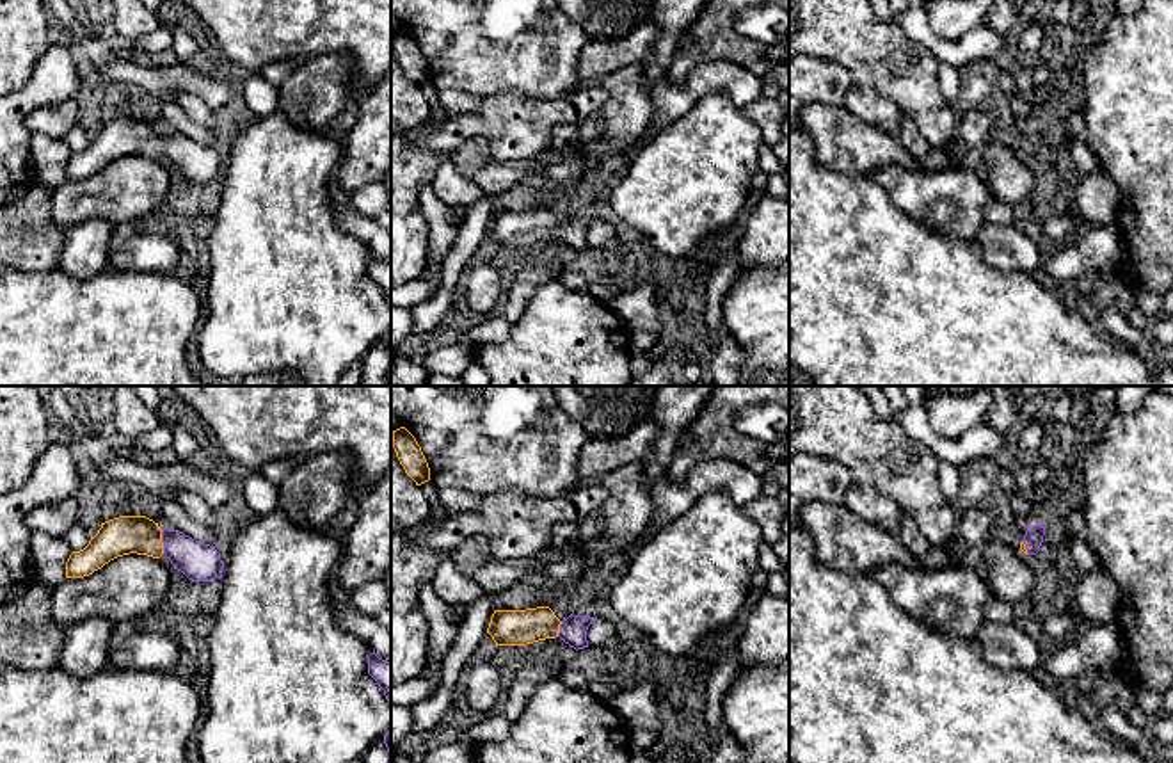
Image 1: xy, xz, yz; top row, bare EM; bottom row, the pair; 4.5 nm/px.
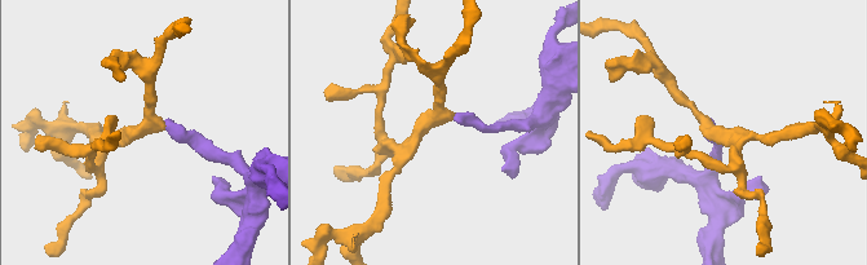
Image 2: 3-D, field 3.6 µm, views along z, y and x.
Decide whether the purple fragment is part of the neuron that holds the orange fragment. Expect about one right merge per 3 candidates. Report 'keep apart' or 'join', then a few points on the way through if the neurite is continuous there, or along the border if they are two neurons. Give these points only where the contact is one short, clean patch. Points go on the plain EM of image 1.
join; way xy (121, 137), (143, 137), (160, 143), (173, 144), (201, 164)

